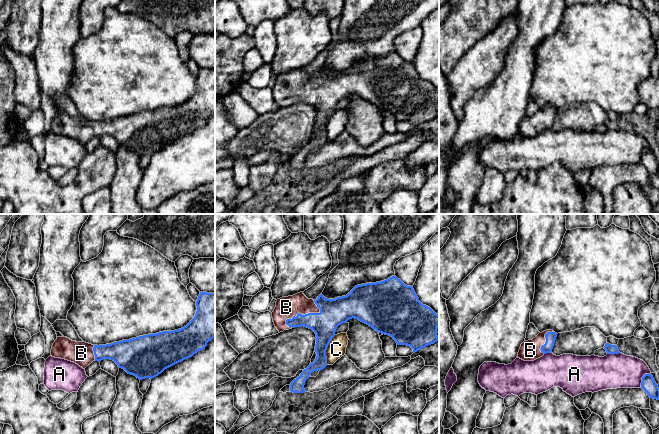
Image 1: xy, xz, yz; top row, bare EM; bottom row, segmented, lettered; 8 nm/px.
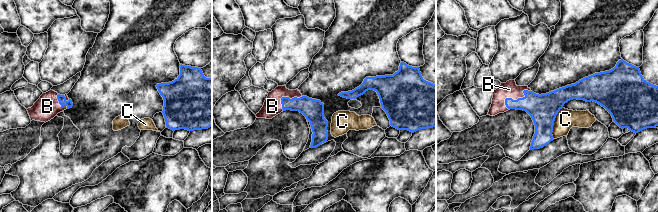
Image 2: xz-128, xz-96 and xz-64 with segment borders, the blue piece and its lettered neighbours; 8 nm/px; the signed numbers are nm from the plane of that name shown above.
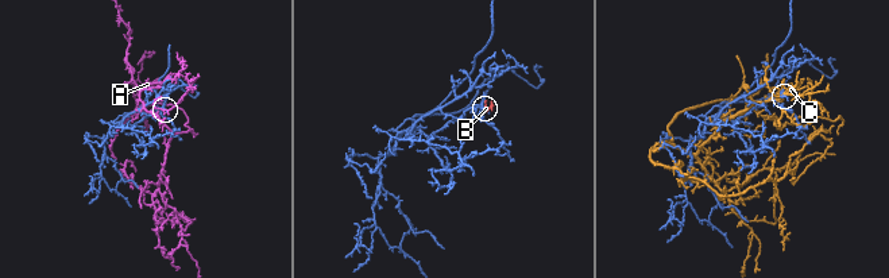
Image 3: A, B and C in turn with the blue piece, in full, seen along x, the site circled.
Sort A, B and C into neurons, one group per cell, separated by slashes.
A / B / C

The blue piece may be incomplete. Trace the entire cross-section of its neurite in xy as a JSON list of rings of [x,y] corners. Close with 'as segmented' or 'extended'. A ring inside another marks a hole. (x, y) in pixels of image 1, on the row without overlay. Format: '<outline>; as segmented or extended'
[[[200,68],[196,82],[195,93],[181,105],[99,122],[57,113],[51,132],[74,138],[83,145],[93,137],[110,135],[140,156],[152,155],[203,126],[215,114],[215,69]]]; extended

